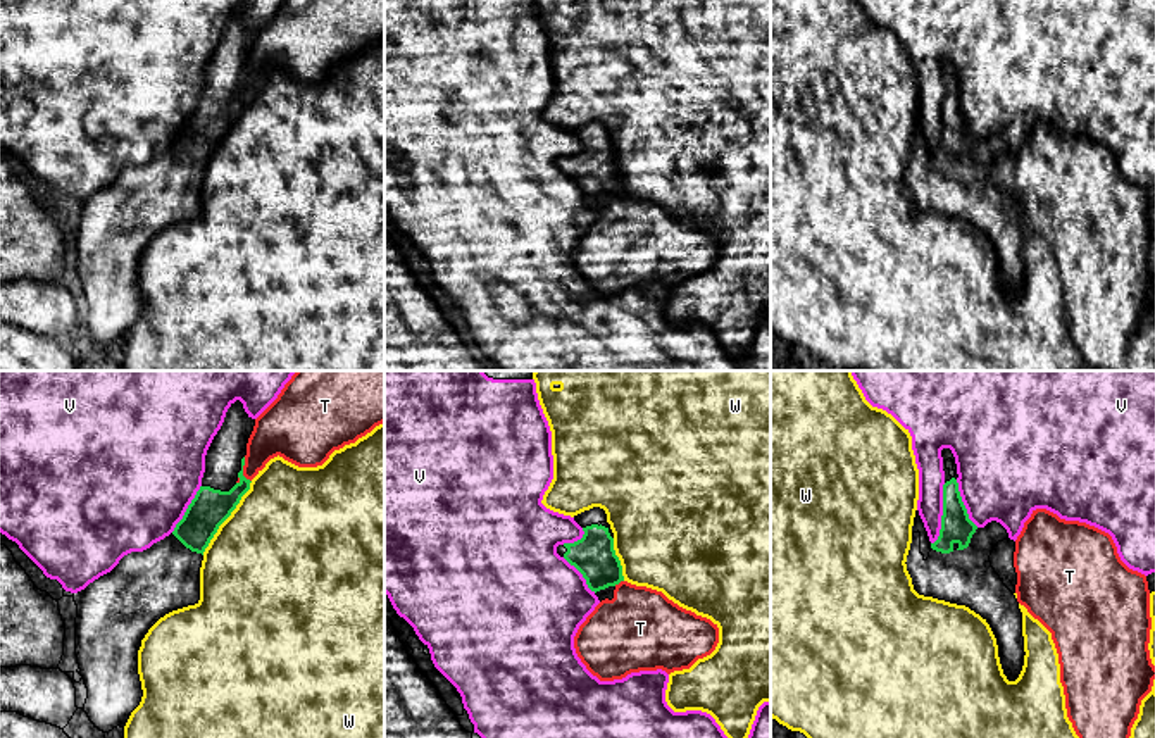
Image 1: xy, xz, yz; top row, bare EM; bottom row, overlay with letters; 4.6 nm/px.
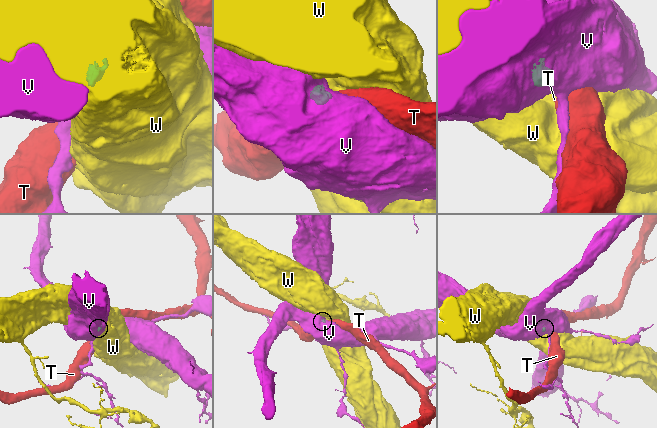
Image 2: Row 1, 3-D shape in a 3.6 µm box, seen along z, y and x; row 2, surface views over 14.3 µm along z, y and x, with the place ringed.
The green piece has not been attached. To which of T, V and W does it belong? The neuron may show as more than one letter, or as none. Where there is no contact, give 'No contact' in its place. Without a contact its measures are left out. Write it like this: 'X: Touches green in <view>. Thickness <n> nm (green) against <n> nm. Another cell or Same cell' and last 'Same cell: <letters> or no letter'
T: Touches green in xy. Thickness 180 nm (green) against 220 nm. Another cell
V: Touches green in yz. Thickness 140 nm (green) against 280 nm. Another cell
W: Touches green in xy. Thickness 180 nm (green) against 500 nm. Another cell
Same cell: no letter

